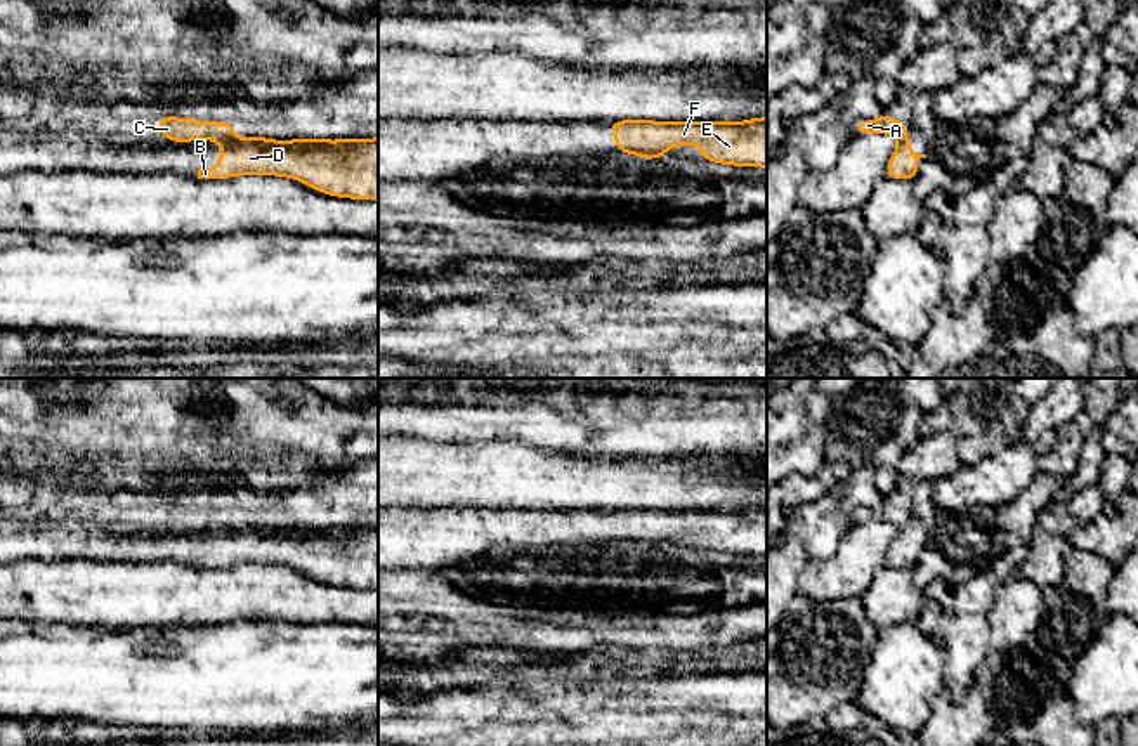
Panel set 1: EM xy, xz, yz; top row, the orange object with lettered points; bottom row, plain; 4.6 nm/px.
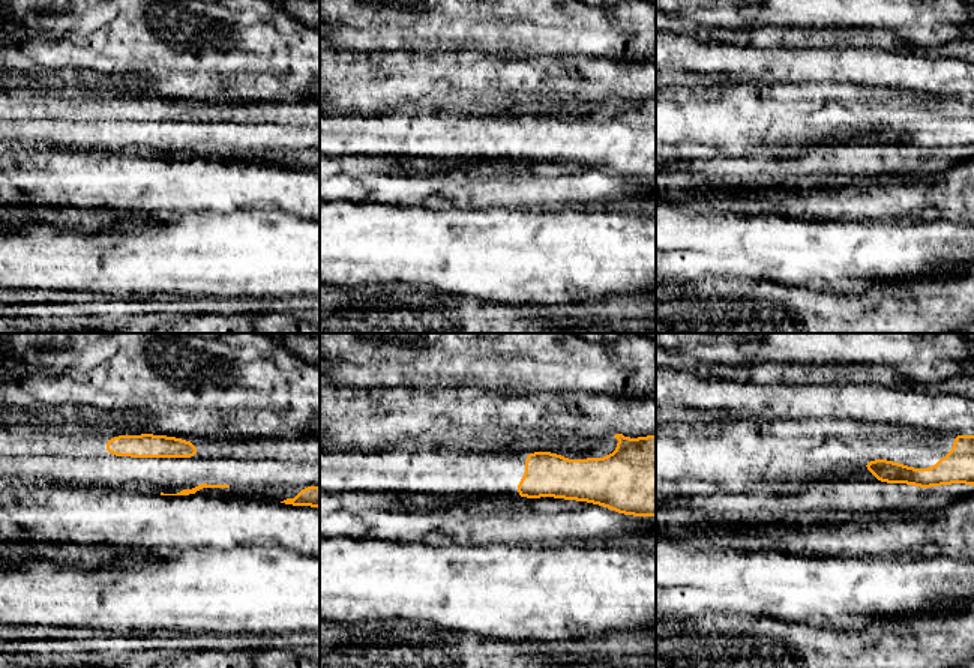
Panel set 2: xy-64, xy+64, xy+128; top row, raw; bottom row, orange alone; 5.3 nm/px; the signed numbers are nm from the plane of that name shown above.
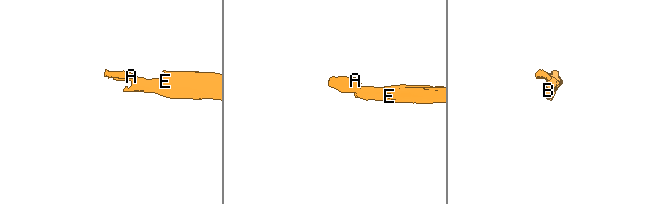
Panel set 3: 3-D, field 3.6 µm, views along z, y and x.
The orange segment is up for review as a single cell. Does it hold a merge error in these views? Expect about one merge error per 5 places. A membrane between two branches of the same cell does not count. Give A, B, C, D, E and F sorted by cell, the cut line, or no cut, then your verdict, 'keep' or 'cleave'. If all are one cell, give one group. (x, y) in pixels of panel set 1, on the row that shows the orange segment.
A C / B D E F; cut in xy along (231, 137), (222, 141); cleave

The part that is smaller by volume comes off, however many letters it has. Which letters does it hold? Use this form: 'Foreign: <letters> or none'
Foreign: A, C

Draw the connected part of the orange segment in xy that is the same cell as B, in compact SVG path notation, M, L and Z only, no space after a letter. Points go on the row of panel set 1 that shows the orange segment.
M241 137L220 142L222 158L213 168L199 168L198 179L236 175L278 175L304 182L314 191L352 200L378 201L378 137L375 139L291 139Z

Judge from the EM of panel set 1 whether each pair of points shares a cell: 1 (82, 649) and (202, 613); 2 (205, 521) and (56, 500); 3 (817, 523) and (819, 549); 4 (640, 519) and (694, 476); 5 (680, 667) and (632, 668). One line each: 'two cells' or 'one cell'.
1: two cells
2: one cell
3: one cell
4: two cells
5: one cell

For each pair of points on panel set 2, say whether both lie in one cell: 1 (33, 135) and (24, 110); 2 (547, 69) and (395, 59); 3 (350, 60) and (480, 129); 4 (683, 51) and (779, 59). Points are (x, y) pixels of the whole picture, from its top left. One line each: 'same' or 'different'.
1: different
2: same
3: different
4: same

